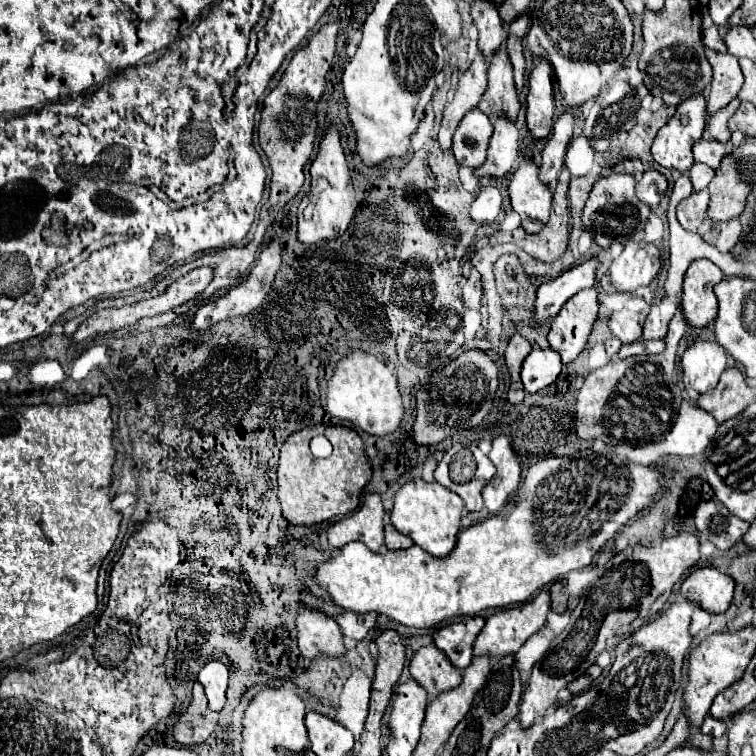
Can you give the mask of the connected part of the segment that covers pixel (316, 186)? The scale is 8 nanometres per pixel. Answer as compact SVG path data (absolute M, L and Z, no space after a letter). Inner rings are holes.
M330 122L322 134L318 154L310 168L312 174L310 192L302 198L298 206L298 240L304 244L318 244L322 240L342 236L354 216L354 210L358 208L358 202L354 198L350 168L340 140L342 140L340 130L336 128L336 124Z

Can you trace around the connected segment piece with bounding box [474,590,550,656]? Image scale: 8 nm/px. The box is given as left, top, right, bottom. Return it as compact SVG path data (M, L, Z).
M542 590L534 600L518 604L514 608L506 608L500 612L494 612L486 618L486 624L482 628L482 632L476 638L474 644L474 654L490 654L490 656L504 656L504 654L514 654L518 652L518 648L534 634L538 632L544 624L546 624L546 616L550 612L550 592Z

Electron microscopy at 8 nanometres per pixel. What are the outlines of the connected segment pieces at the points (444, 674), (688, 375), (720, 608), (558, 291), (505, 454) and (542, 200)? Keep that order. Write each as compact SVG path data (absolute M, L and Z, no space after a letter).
M434 644L422 646L414 652L410 660L410 674L428 692L430 700L462 682L462 672L448 660L448 656L440 656L440 648Z
M694 342L682 354L680 366L682 366L684 386L698 392L698 394L704 394L704 392L710 392L712 388L716 388L716 384L720 380L720 374L726 370L726 352L724 352L724 348L720 348L718 342Z
M702 568L702 570L694 570L682 582L680 592L686 598L696 600L704 610L712 614L720 614L728 610L734 596L734 588L736 582L732 576L716 568Z
M590 258L584 264L578 264L564 274L560 274L554 280L544 282L538 288L536 298L536 320L544 322L550 316L556 316L564 302L578 294L584 288L590 288L596 284L596 270L600 266L598 258Z
M498 436L492 442L492 450L488 454L488 458L492 460L492 464L496 466L496 474L492 476L492 480L486 484L484 488L484 504L486 508L494 514L498 512L508 498L518 490L520 486L520 474L522 468L516 460L516 454L510 446L510 440L506 436Z
M524 158L518 170L512 174L510 182L510 200L512 208L522 218L532 218L540 222L548 222L552 192L538 178L538 166L532 158Z

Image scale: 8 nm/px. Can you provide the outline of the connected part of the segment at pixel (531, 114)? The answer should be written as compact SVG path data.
M540 58L528 78L528 112L526 122L534 138L546 138L552 132L554 118L554 88L552 64Z

